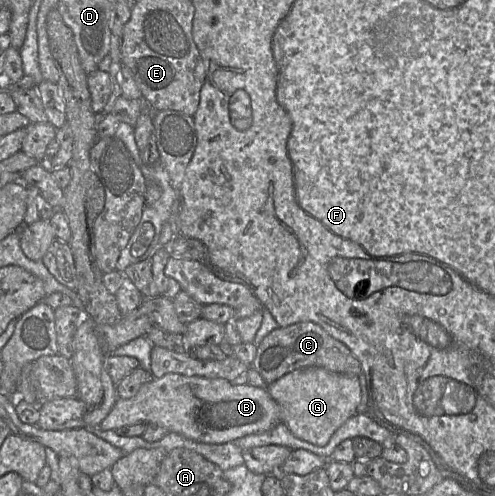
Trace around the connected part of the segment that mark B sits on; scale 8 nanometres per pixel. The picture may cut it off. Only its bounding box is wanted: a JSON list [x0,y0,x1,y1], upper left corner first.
[99,373,281,444]

